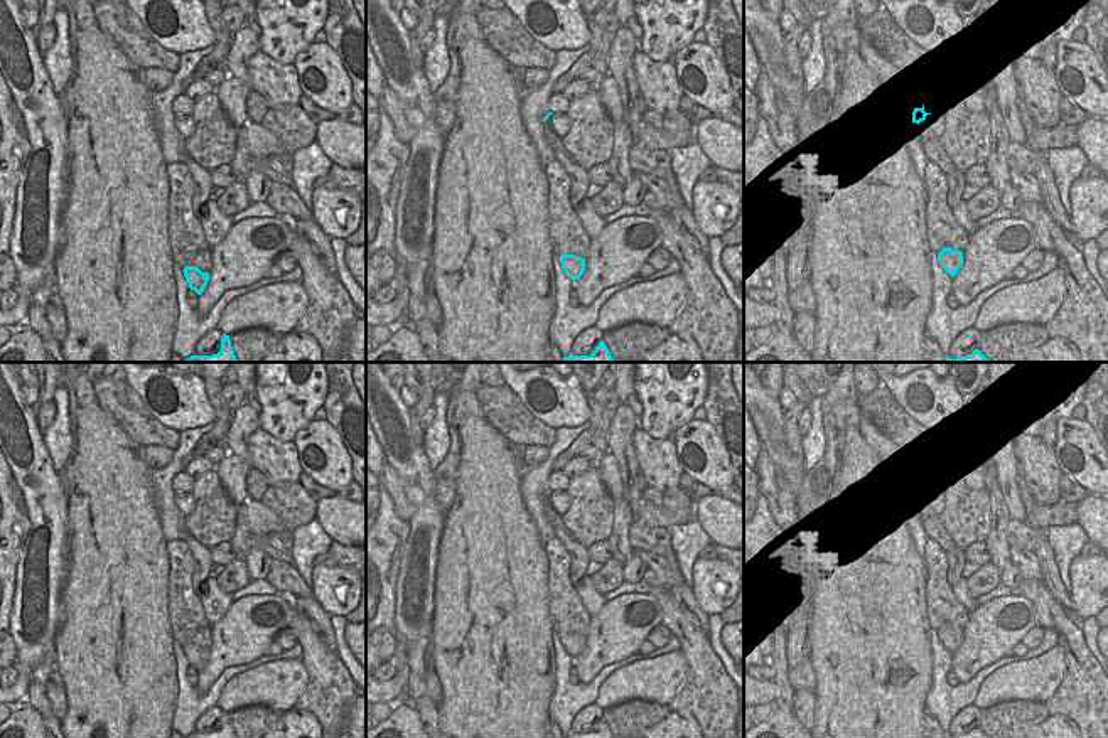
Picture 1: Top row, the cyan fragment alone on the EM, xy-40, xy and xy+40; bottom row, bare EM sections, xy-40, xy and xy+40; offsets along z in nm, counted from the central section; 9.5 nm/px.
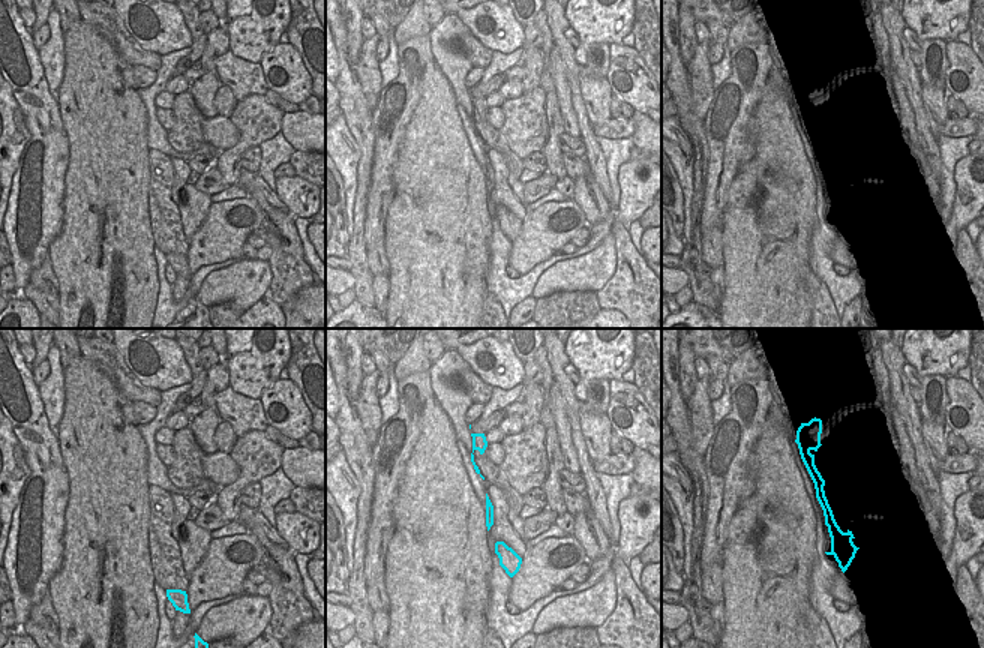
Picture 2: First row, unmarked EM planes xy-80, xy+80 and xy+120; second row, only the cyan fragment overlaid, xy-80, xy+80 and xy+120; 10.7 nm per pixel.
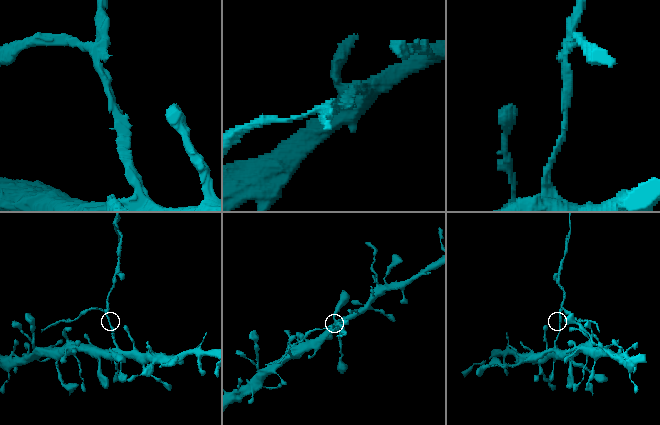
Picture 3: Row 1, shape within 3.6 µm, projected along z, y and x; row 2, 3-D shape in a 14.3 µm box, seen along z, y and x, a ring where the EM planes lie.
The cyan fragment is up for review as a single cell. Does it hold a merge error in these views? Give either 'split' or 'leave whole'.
split

